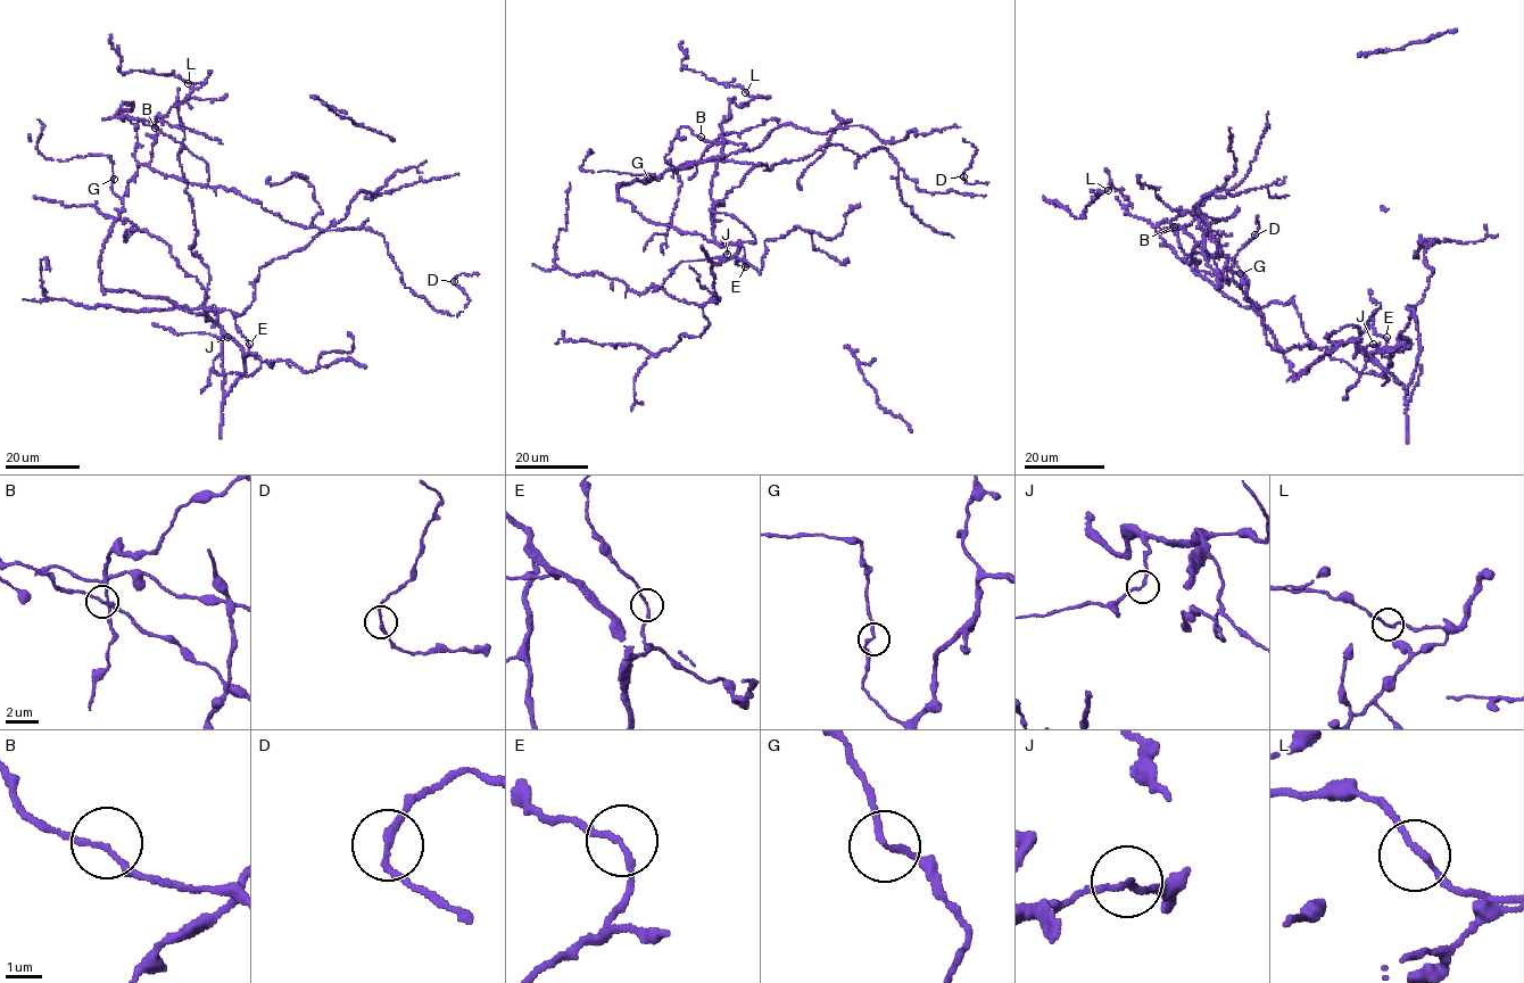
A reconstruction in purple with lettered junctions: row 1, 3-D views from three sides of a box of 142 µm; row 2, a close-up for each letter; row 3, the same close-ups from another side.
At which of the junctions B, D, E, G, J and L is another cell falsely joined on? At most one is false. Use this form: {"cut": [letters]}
{"cut": []}

